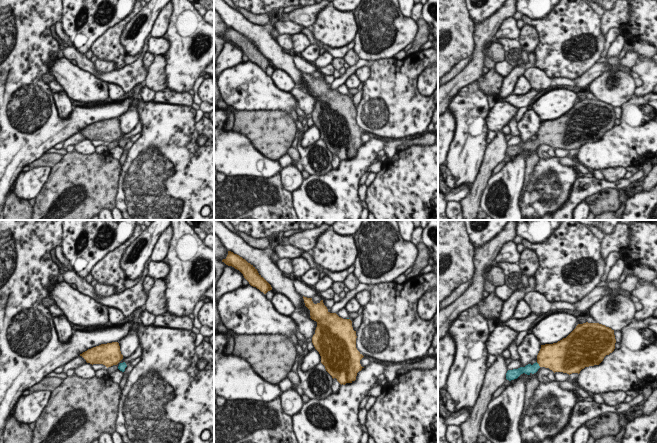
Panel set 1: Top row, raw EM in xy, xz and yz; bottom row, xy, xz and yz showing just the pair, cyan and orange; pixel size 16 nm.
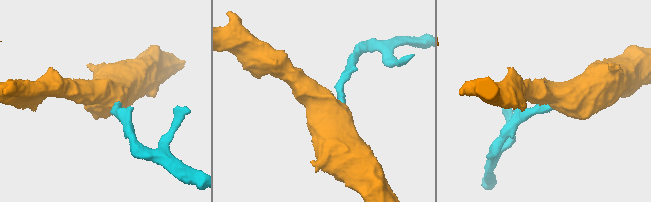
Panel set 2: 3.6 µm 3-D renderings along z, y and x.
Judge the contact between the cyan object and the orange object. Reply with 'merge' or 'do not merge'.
merge

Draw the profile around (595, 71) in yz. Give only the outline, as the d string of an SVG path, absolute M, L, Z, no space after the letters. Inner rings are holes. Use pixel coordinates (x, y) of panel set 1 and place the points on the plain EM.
M595 63L589 70L587 70L581 77L574 79L576 86L579 89L586 89L595 78L598 78L603 72L612 68L611 65L604 63Z

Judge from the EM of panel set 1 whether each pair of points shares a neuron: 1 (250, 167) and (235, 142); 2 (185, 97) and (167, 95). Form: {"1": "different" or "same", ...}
{"1": "same", "2": "same"}

